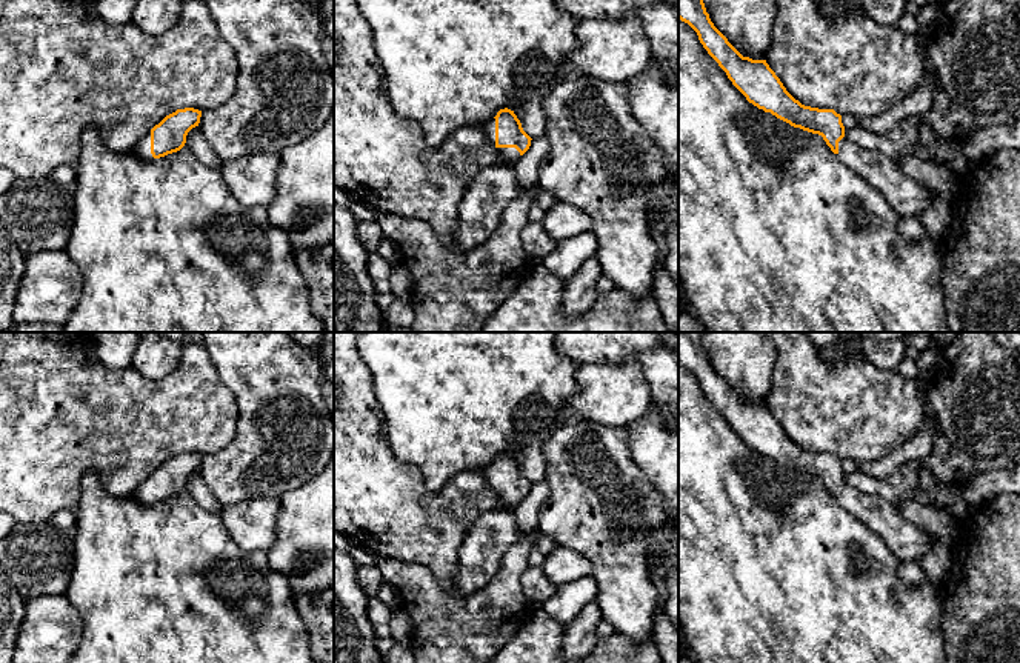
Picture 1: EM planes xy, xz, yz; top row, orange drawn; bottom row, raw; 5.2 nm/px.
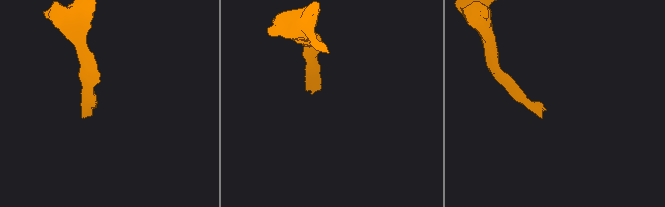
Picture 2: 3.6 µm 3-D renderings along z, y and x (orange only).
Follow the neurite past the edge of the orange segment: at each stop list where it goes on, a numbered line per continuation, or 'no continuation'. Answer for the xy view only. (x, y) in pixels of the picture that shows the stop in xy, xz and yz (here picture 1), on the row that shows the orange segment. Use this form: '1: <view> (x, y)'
1: xy (142, 149)

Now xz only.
1: xz (490, 128)

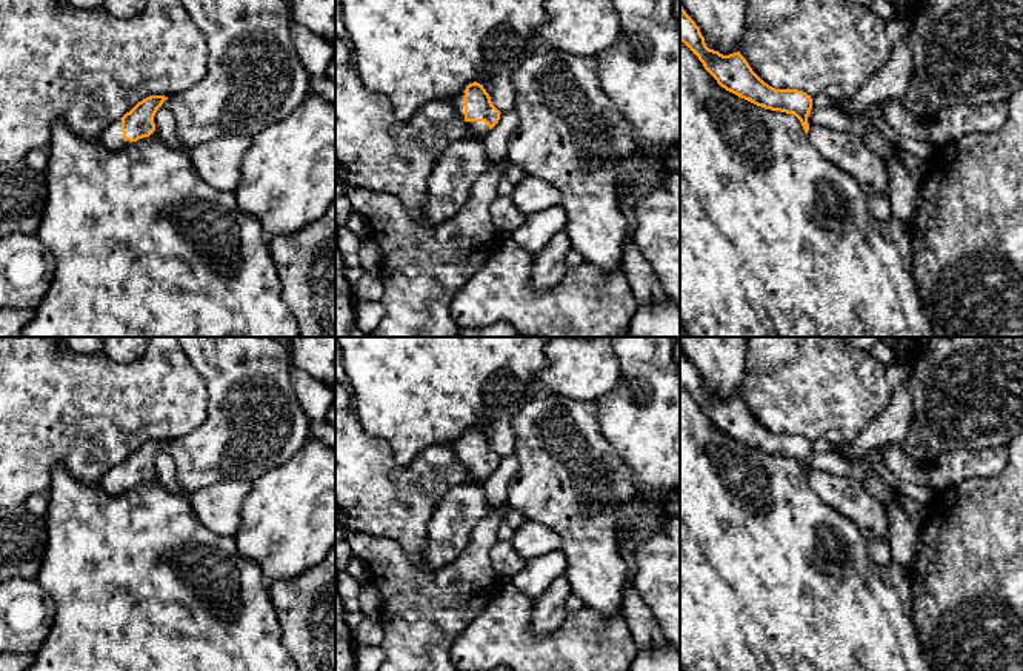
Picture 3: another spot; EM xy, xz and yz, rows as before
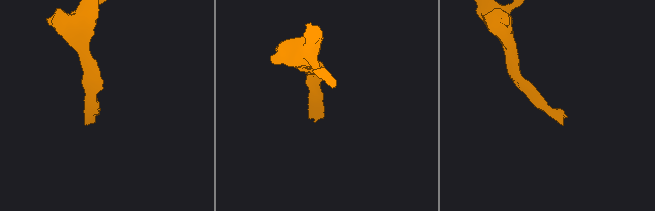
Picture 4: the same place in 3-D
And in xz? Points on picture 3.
1: xz (459, 102)

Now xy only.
1: xy (111, 137)

